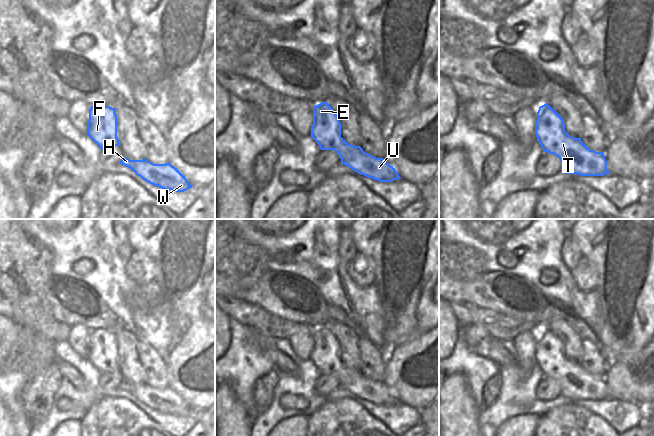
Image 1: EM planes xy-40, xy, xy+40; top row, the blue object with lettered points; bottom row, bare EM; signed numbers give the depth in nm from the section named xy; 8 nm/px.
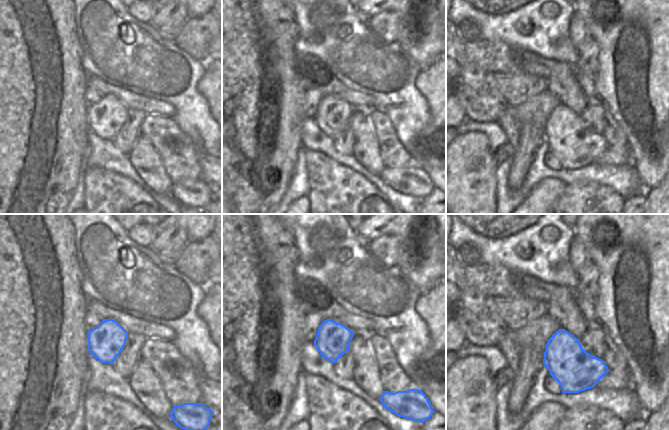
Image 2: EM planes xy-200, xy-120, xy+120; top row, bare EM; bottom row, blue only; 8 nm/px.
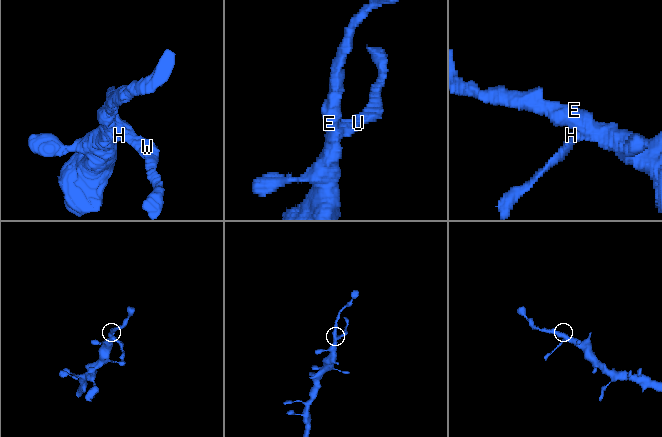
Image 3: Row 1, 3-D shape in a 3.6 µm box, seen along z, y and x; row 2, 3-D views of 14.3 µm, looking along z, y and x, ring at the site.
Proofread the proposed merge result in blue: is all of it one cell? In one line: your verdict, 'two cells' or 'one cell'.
one cell

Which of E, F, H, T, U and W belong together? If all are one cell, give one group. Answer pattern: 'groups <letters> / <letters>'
groups E F H T U W

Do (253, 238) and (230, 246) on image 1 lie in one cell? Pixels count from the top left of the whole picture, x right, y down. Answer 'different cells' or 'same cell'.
different cells

